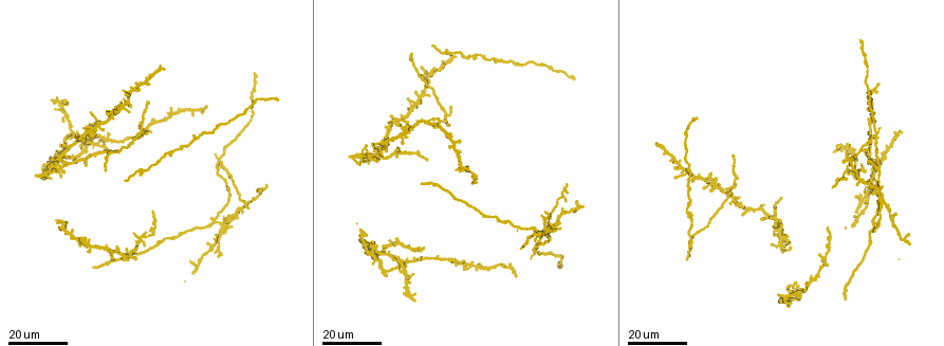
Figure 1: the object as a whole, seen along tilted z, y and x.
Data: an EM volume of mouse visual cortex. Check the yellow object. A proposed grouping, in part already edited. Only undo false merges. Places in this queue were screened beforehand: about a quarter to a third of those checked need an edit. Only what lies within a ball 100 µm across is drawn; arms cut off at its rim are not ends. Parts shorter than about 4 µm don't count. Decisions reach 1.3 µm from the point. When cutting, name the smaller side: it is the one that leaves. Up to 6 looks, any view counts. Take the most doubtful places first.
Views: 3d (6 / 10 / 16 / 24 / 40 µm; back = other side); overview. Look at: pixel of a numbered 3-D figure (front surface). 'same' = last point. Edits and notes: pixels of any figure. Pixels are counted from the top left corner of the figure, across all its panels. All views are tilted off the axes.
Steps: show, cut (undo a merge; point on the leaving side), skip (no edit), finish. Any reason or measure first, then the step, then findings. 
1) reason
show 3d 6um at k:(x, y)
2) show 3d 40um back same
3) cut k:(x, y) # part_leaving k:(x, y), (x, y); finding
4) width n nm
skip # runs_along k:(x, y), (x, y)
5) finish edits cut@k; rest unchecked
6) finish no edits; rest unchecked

arms run side by side
show 3d 16um at 1:(876, 137)

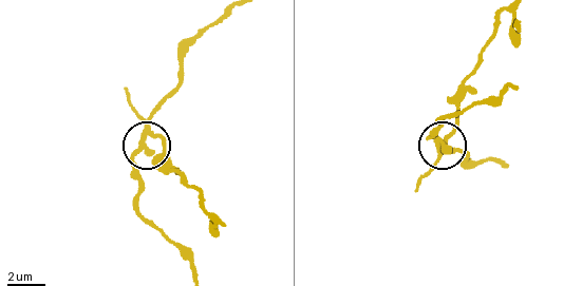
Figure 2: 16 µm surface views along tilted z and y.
closer look
show 3d 10um at 2:(446, 137)

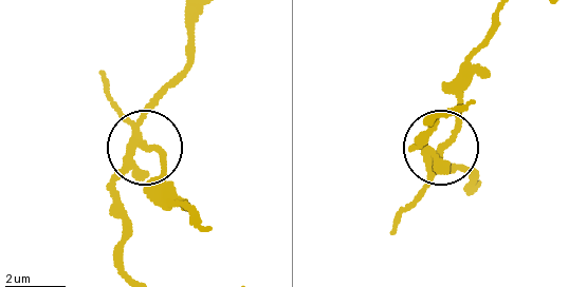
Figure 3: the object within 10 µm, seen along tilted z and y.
width 210 nm
cut 3:(163, 150) # part_leaving 3:(140, 136), (158, 156), (162, 194), (200, 226); two cells meet here

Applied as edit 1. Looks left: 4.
show overview

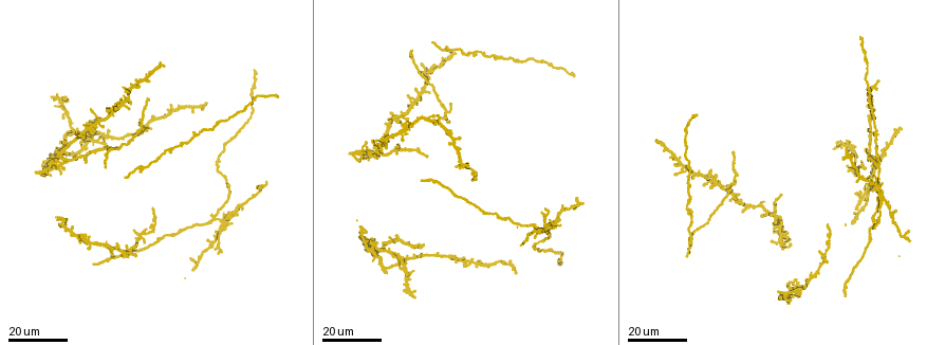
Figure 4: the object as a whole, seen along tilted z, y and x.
four arms meet
show 3d 24um at 4:(370, 154)

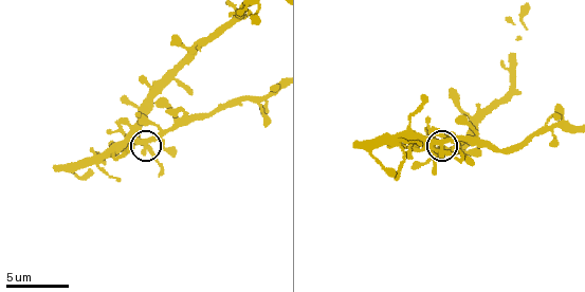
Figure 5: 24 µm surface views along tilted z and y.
show 3d 6um at 5:(144, 141)

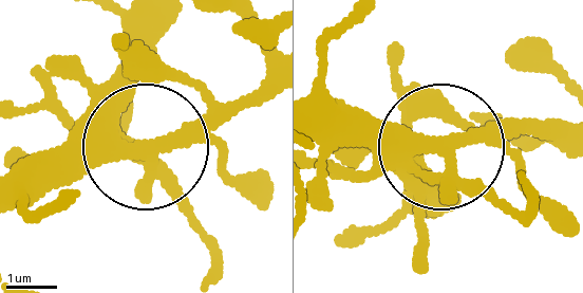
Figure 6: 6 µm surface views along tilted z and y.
skip # runs_along 6:(318, 124), (425, 136), (526, 212); continuous, no second cell

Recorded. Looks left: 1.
finish edits cut@3; rest unchecked

